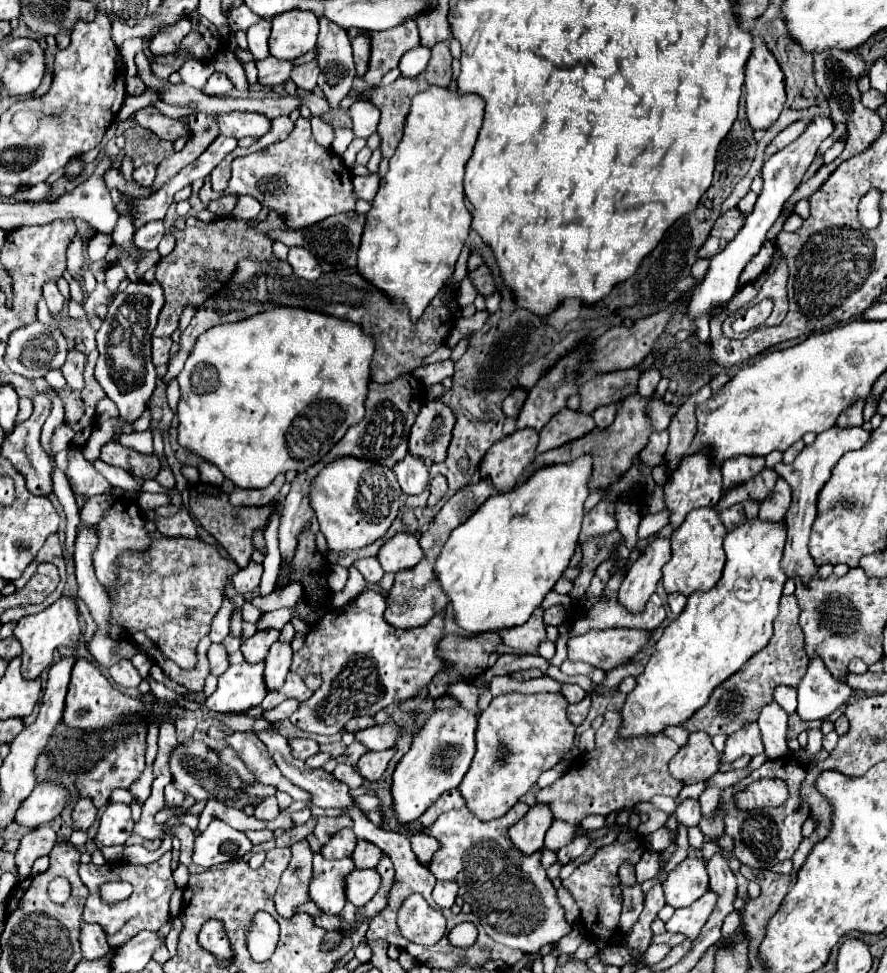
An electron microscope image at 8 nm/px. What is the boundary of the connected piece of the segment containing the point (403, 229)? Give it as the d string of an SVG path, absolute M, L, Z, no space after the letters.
M430 86L430 90L418 92L404 122L404 138L390 158L390 170L372 200L358 250L358 274L366 276L390 298L404 302L410 308L410 318L418 318L454 274L454 264L468 238L472 216L464 204L464 166L472 154L484 106L486 102L476 94L458 94L458 90L450 92L444 86Z

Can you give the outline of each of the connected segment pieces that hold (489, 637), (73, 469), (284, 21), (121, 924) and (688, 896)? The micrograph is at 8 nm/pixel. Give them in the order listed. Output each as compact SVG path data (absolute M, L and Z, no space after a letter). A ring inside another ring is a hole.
M482 632L472 636L446 634L442 638L442 658L450 662L448 672L438 672L428 684L428 700L436 700L444 696L448 682L462 680L470 682L480 672L488 670L488 656L500 644L500 636L496 632Z
M84 448L70 450L66 478L70 482L70 488L72 488L74 496L80 496L84 500L112 490L112 484L102 474L98 474L92 468L92 464L84 458Z
M288 10L272 20L270 54L294 60L316 48L318 18L310 10Z
M168 850L158 862L148 866L134 866L128 862L106 862L102 866L96 864L80 864L80 878L88 886L90 896L84 906L84 920L100 924L108 934L108 944L112 948L122 946L122 942L128 942L132 936L136 936L142 930L160 930L168 920L168 902L172 892L176 890L176 882L172 878L172 850ZM106 882L130 882L134 886L134 894L126 898L124 902L104 904L100 898L100 886Z
M688 856L672 872L668 872L662 882L666 904L674 908L686 908L696 902L704 892L708 892L708 872L706 860Z

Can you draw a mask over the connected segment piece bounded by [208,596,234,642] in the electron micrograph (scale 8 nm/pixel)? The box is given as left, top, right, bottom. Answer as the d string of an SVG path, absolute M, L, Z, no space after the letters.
M224 596L222 608L220 608L218 614L214 616L214 620L212 620L212 630L210 630L210 634L208 634L212 642L222 642L222 640L230 634L230 616L232 616L232 610L234 610L234 604Z

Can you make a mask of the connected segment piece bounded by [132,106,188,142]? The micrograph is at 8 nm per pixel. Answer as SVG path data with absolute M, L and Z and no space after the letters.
M150 106L138 110L136 114L132 114L132 118L136 120L138 126L152 130L154 134L162 136L164 140L172 140L174 142L174 140L178 140L178 138L182 138L182 136L188 134L188 126L184 122L172 120L172 118L160 114L158 110L152 112Z

